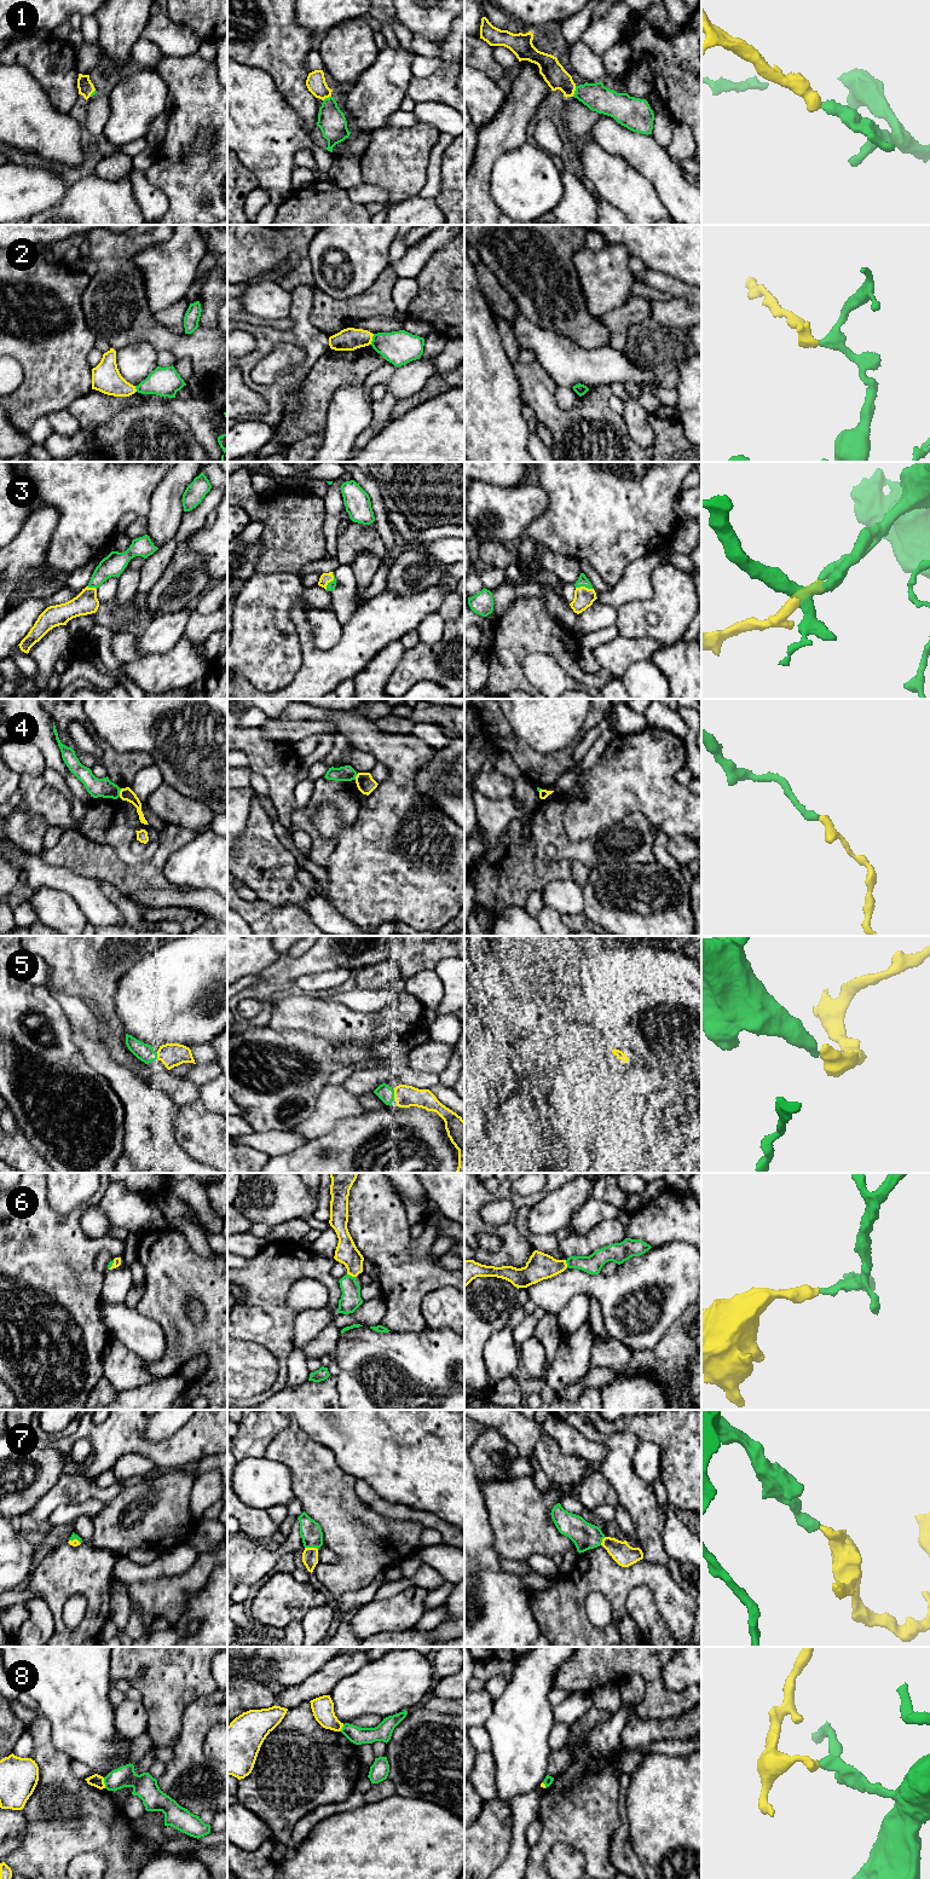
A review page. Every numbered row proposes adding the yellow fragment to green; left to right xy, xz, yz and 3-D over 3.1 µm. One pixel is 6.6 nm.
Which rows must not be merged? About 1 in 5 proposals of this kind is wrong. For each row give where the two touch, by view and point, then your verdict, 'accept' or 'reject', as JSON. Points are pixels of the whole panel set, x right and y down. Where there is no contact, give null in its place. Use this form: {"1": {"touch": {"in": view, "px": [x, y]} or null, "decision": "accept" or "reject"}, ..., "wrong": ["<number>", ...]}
{"1": {"touch": {"in": "yz", "px": [575, 91]}, "decision": "accept"}, "2": {"touch": {"in": "xz", "px": [373, 339]}, "decision": "reject"}, "3": {"touch": {"in": "xz", "px": [333, 580]}, "decision": "accept"}, "4": {"touch": {"in": "xy", "px": [119, 792]}, "decision": "reject"}, "5": {"touch": {"in": "xz", "px": [393, 1094]}, "decision": "accept"}, "6": {"touch": {"in": "xz", "px": [351, 1276]}, "decision": "accept"}, "7": {"touch": {"in": "xz", "px": [311, 1547]}, "decision": "accept"}, "8": {"touch": {"in": "xy", "px": [104, 1782]}, "decision": "reject"}, "wrong": ["2", "4", "8"]}

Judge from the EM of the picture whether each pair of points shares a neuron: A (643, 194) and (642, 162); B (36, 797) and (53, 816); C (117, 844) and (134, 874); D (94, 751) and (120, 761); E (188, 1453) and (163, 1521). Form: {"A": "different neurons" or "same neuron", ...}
{"A": "different neurons", "B": "same neuron", "C": "different neurons", "D": "different neurons", "E": "different neurons"}

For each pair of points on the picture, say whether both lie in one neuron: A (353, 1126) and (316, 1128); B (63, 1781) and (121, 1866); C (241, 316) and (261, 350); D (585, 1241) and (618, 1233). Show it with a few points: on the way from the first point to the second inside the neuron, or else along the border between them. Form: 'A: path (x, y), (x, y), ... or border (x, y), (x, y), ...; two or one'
A: border (359, 1115), (340, 1119), (325, 1133), (308, 1140); two
B: path (81, 1802), (121, 1842), (121, 1845); one
C: border (240, 321), (270, 325), (272, 328); two
D: path (594, 1239), (604, 1233), (610, 1233); one

